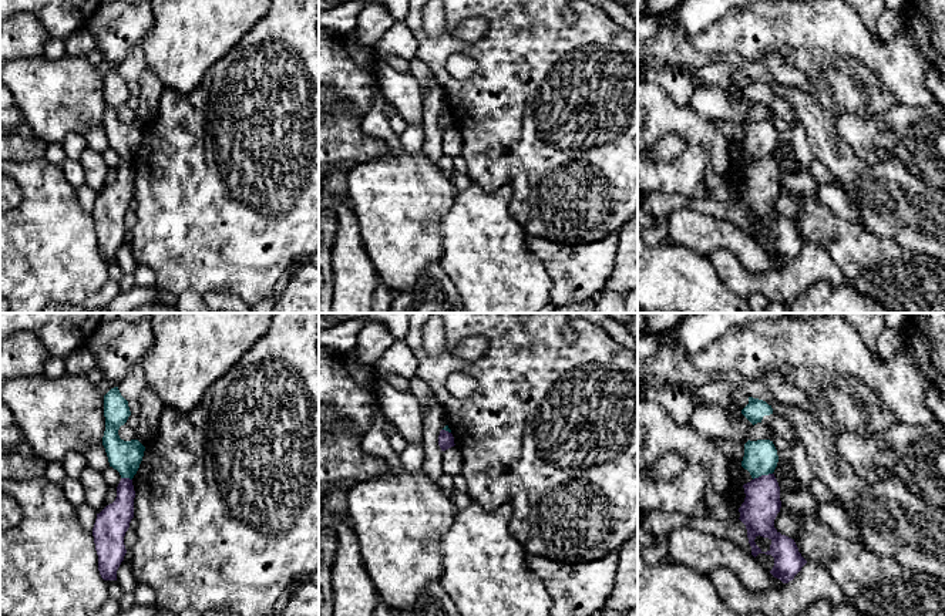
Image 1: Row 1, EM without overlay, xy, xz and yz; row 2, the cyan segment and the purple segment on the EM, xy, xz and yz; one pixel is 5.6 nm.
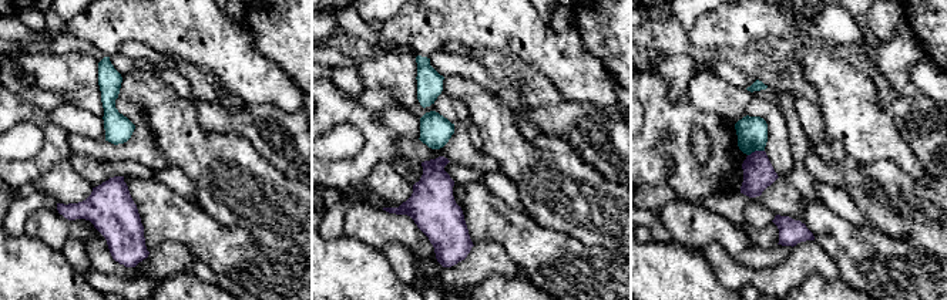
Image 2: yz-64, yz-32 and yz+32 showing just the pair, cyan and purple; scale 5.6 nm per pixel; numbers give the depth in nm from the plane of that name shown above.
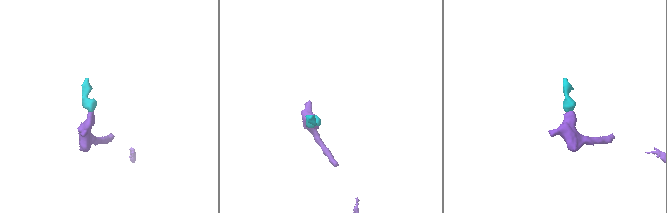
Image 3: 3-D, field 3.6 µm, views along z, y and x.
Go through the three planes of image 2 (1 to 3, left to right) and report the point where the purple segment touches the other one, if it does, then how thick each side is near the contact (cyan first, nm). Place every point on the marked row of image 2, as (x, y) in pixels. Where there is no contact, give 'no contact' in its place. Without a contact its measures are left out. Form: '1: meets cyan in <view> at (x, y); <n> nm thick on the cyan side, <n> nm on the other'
1: no contact
2: no contact
3: meets cyan in yz+32 at (755, 150); 180 nm thick on the cyan side, 180 nm on the other

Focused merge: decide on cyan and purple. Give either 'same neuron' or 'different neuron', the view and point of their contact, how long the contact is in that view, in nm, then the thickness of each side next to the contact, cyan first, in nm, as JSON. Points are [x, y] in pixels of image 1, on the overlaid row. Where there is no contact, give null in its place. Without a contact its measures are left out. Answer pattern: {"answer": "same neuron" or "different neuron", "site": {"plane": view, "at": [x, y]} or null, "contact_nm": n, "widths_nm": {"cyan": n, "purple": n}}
{"answer": "same neuron", "site": {"plane": "yz", "at": [762, 474]}, "contact_nm": 120, "widths_nm": {"cyan": 190, "purple": 200}}

